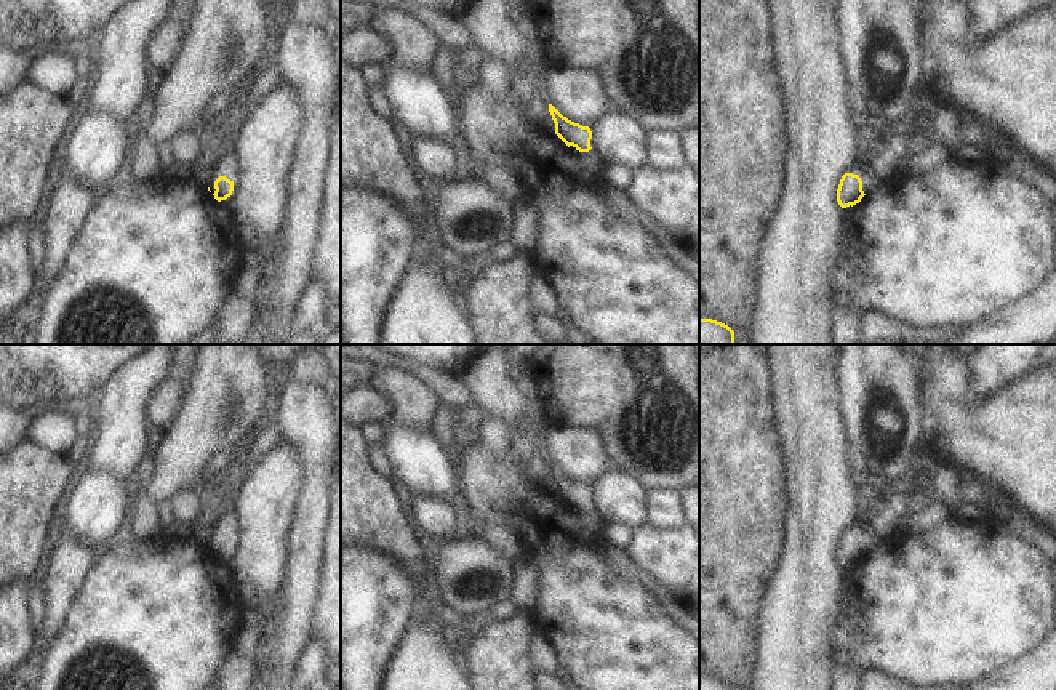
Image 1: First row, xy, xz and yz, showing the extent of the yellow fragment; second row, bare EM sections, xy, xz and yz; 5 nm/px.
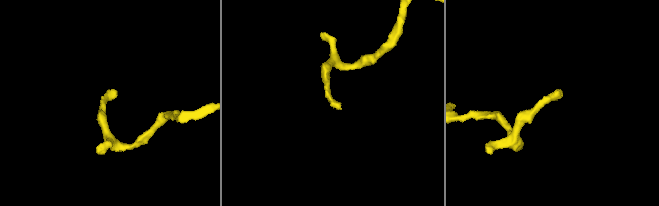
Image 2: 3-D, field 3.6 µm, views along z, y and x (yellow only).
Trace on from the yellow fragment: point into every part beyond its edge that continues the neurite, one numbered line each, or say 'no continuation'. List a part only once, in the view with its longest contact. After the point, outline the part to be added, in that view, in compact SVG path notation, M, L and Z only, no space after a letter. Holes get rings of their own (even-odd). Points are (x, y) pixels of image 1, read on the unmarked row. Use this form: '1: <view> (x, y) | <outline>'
1: xy (228, 524) | M229 509L227 512L219 515L216 527L213 528L213 536L208 541L211 552L214 552L214 549L216 549L214 540L219 535L226 535L227 538L230 538L234 541L232 554L227 556L226 559L221 559L221 562L229 564L229 560L234 557L234 554L238 548L238 522L237 522L234 509Z

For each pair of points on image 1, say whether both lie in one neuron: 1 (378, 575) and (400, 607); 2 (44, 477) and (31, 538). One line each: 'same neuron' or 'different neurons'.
1: same neuron
2: same neuron

